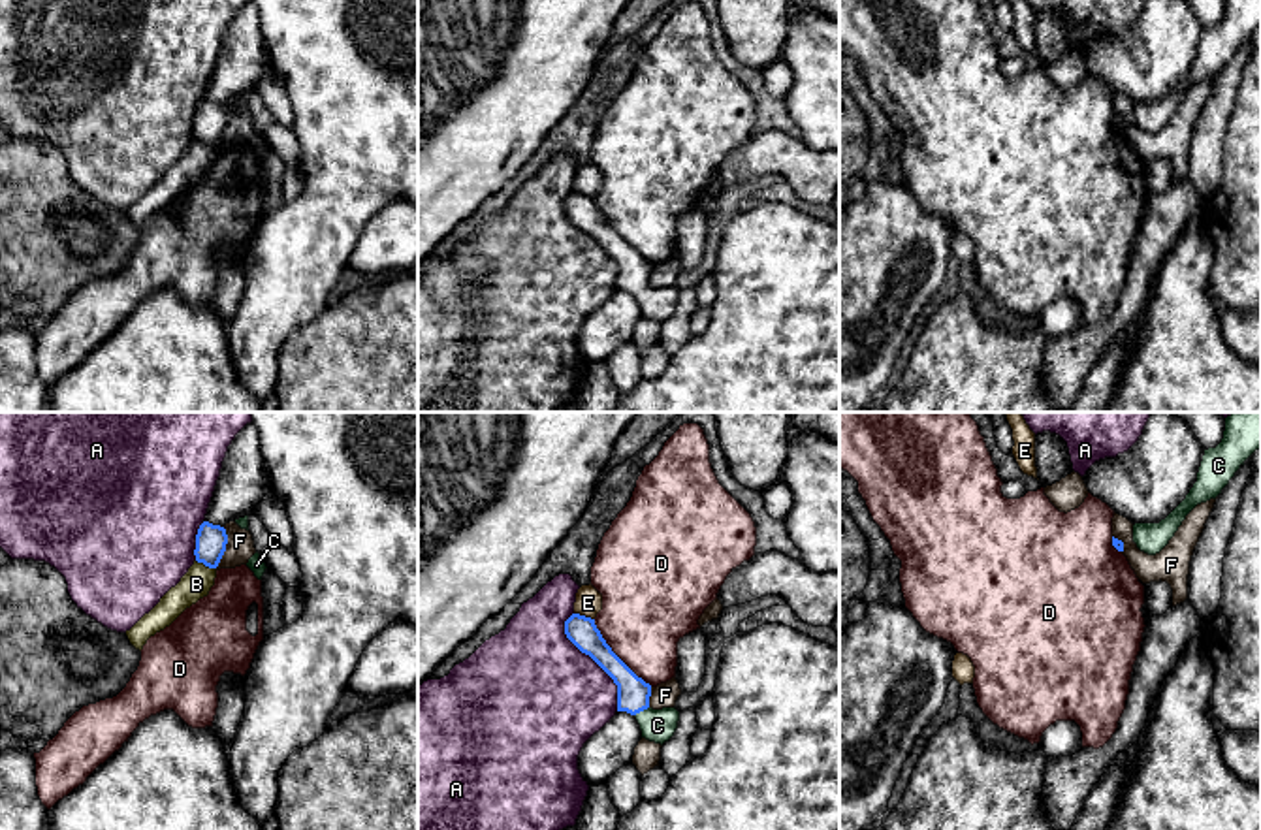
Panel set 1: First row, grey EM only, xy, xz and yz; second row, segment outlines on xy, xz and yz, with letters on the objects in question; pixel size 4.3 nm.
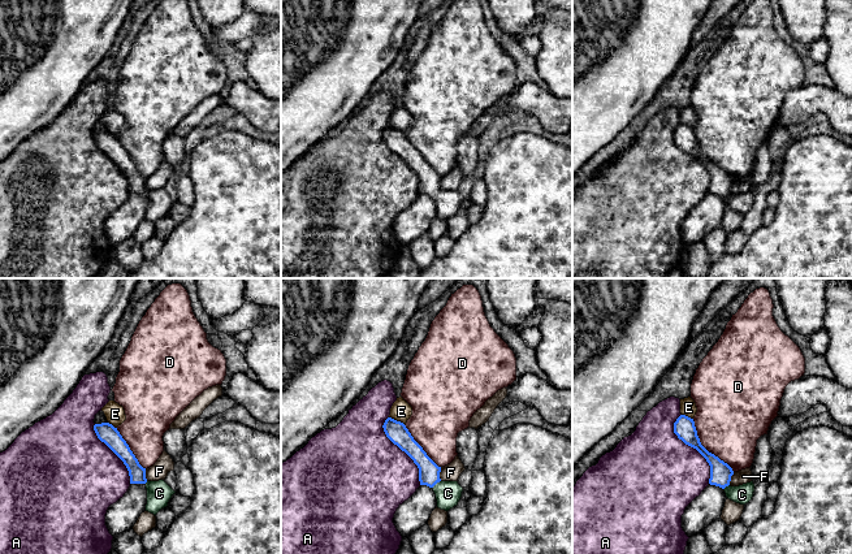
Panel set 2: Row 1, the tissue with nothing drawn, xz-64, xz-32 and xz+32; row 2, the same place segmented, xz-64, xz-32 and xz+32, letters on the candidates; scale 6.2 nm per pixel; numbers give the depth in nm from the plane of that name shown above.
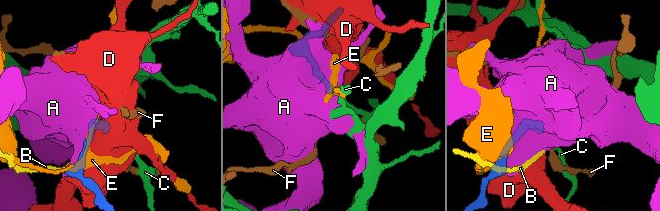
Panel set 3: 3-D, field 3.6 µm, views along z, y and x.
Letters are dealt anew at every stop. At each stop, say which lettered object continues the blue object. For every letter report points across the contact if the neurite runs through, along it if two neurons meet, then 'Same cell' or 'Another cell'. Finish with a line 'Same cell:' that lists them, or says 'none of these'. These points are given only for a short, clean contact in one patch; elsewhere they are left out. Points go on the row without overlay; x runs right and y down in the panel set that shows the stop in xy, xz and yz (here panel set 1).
A: Another cell
B: Boundary: xy (196, 138), (215, 147). Another cell
C: Path across: xz (633, 271), (640, 288), (657, 303). Same cell
D: Another cell
E: Another cell
F: Boundary: xy (228, 113), (224, 132), (215, 145). Another cell
Same cell: C

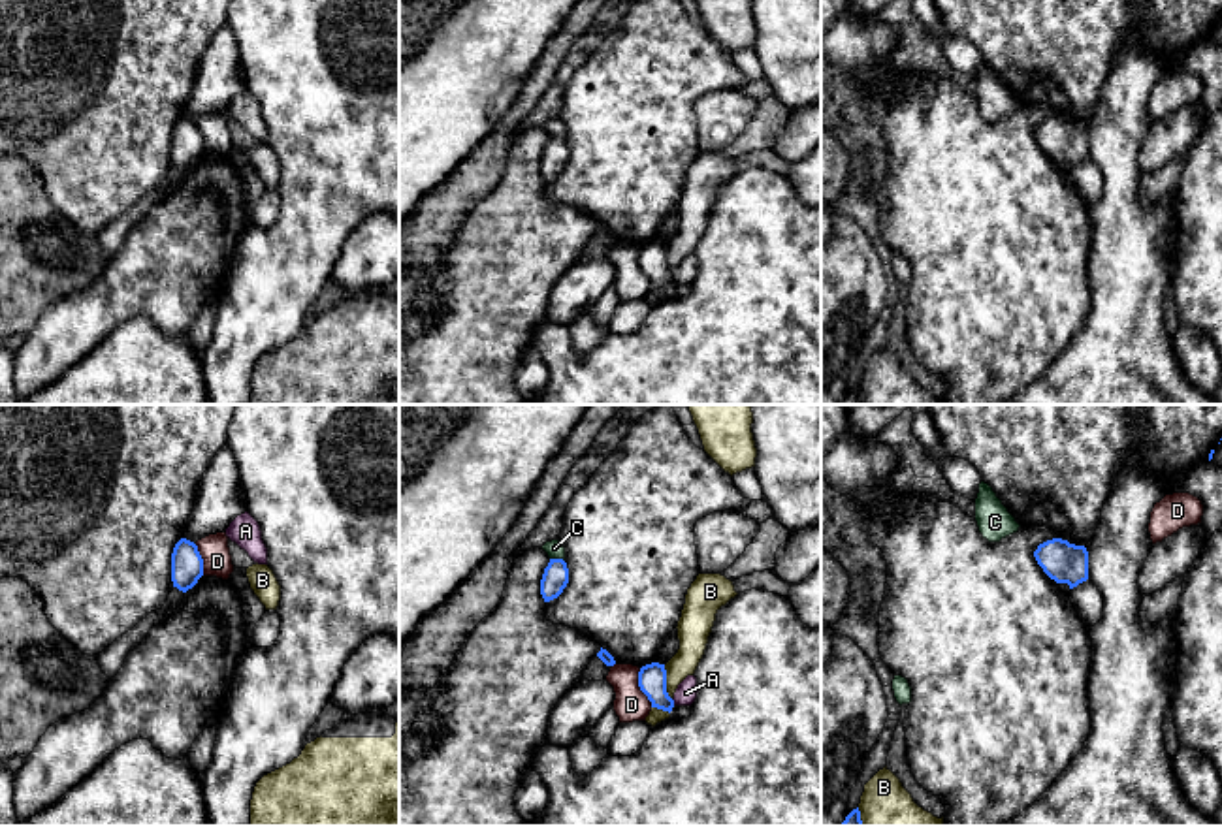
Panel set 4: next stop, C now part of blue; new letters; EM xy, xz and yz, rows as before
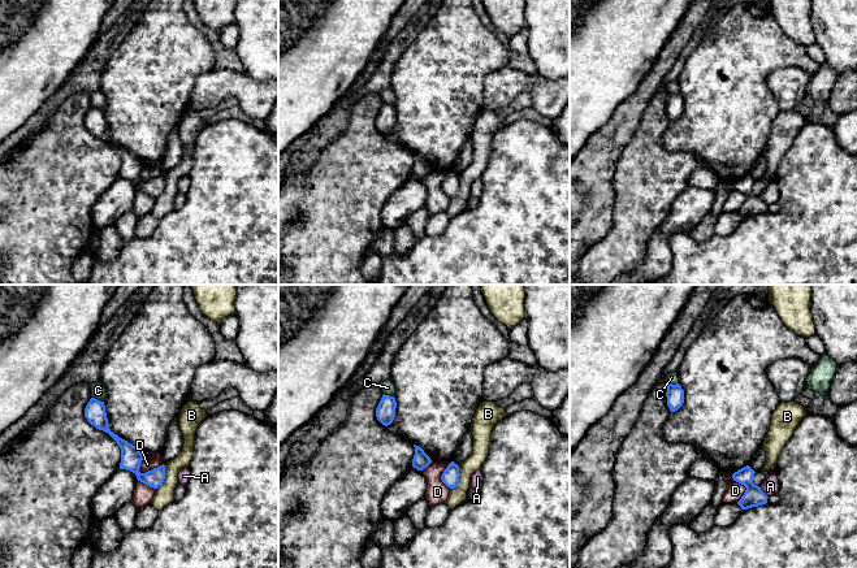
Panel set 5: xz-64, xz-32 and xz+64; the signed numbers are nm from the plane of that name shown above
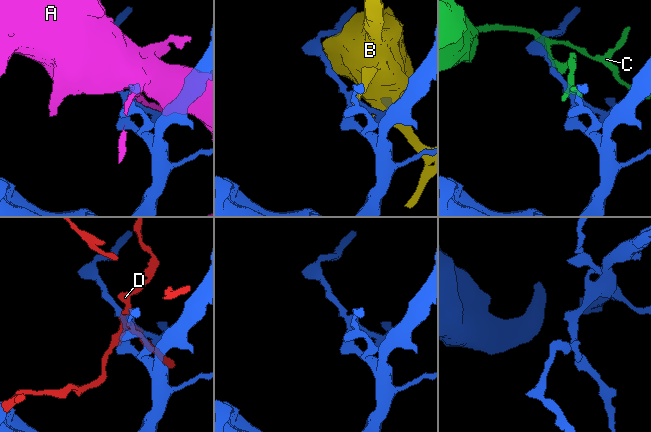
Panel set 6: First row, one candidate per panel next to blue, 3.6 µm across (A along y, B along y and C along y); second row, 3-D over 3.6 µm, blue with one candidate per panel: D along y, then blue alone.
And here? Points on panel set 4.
A: Another cell
B: Another cell
C: Another cell
D: Another cell
Same cell: none of these

